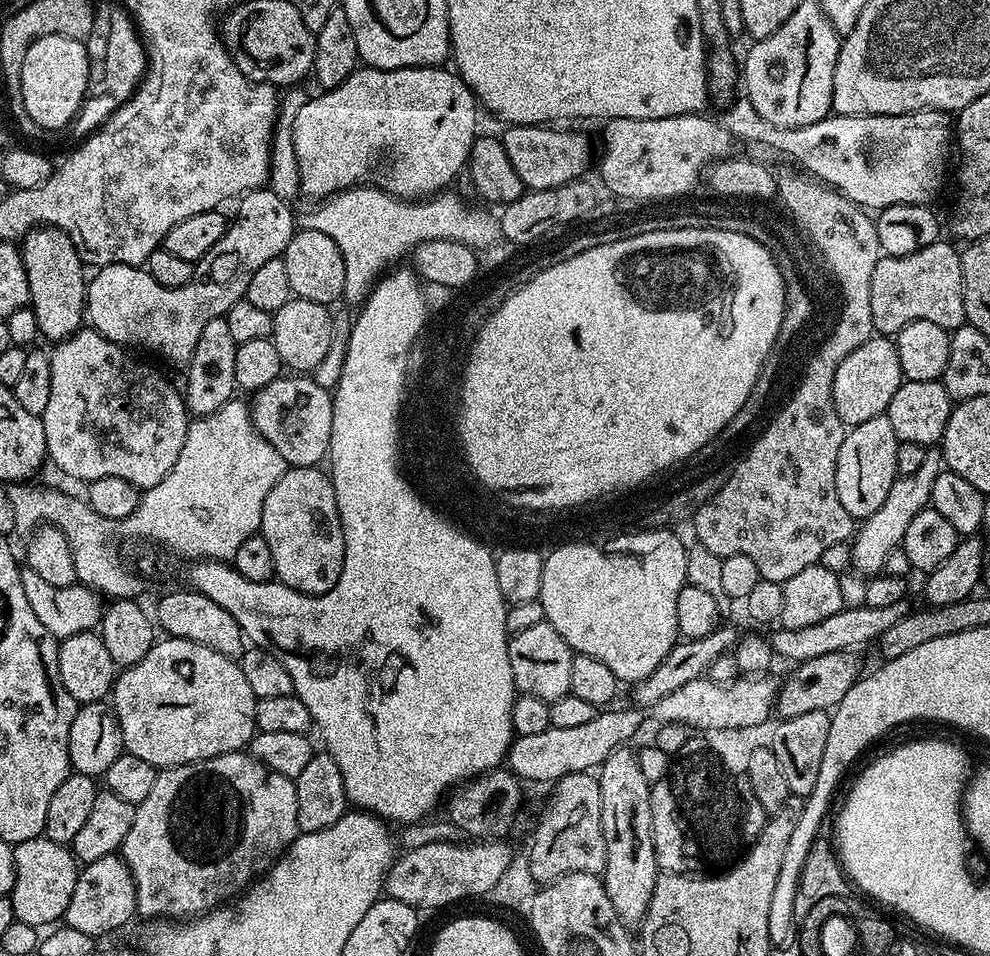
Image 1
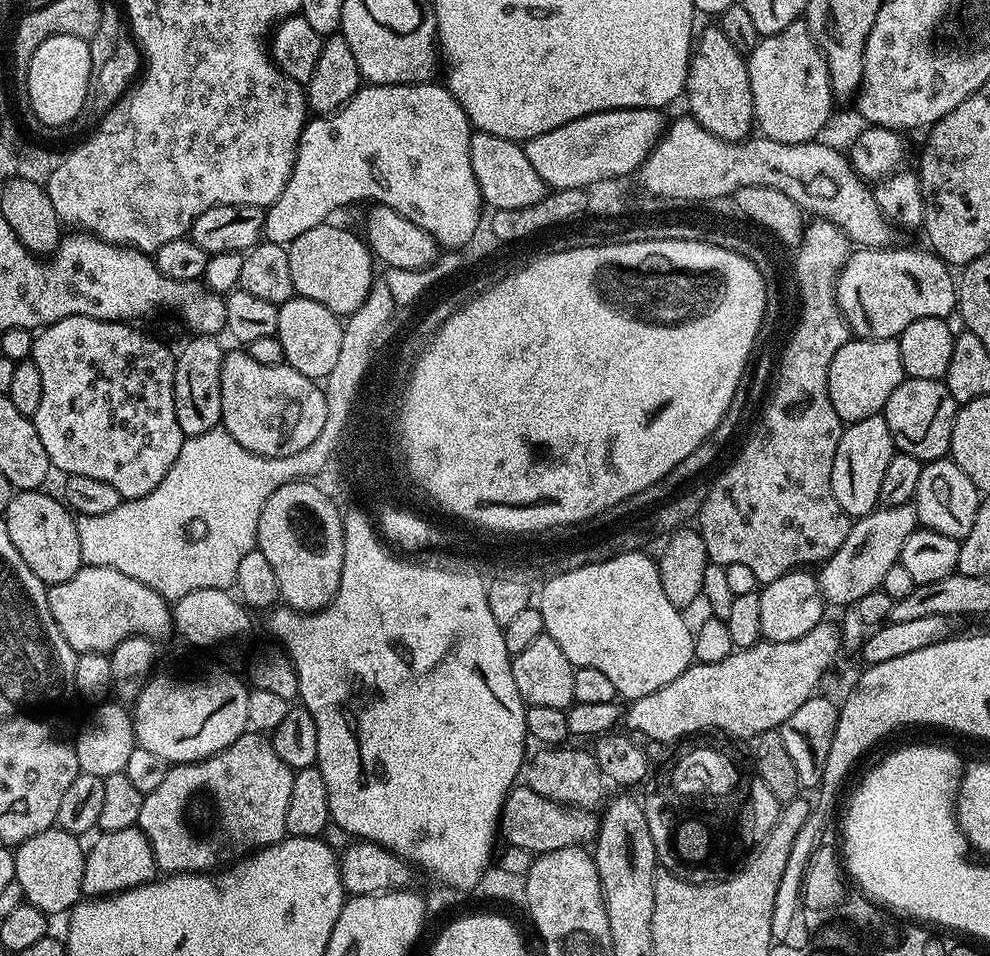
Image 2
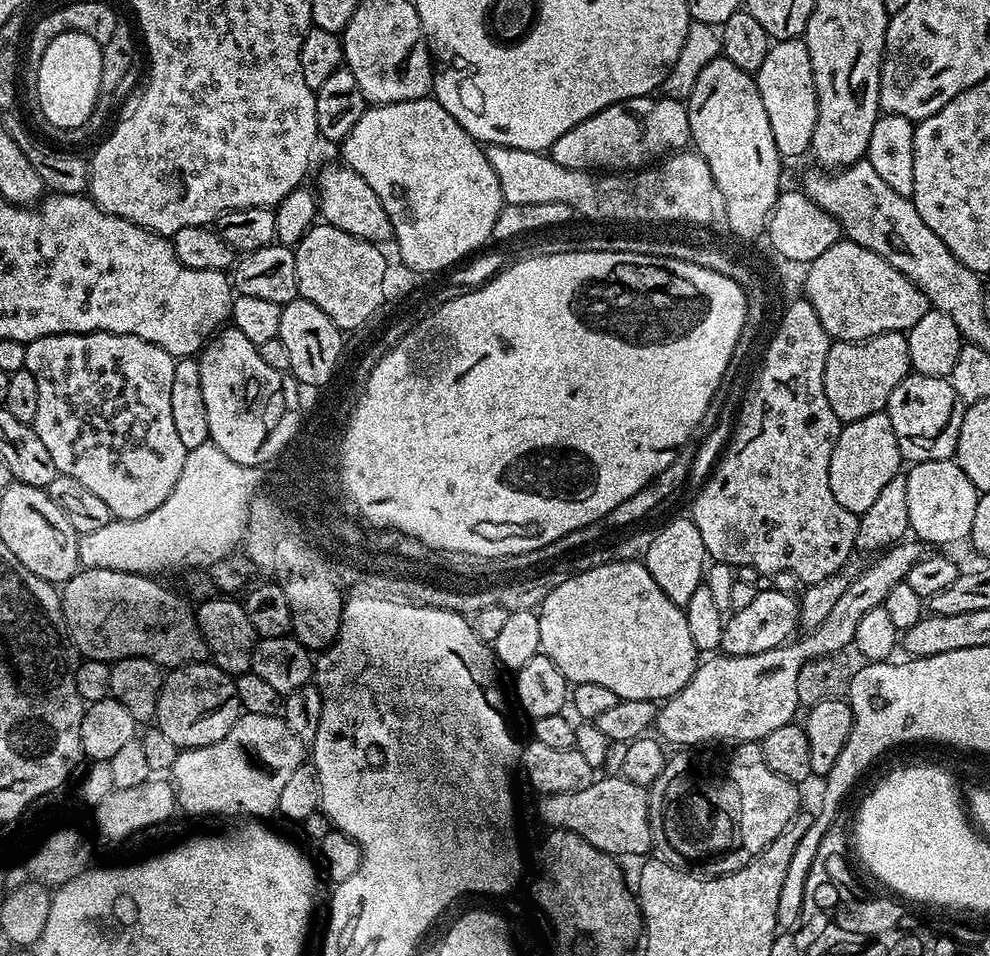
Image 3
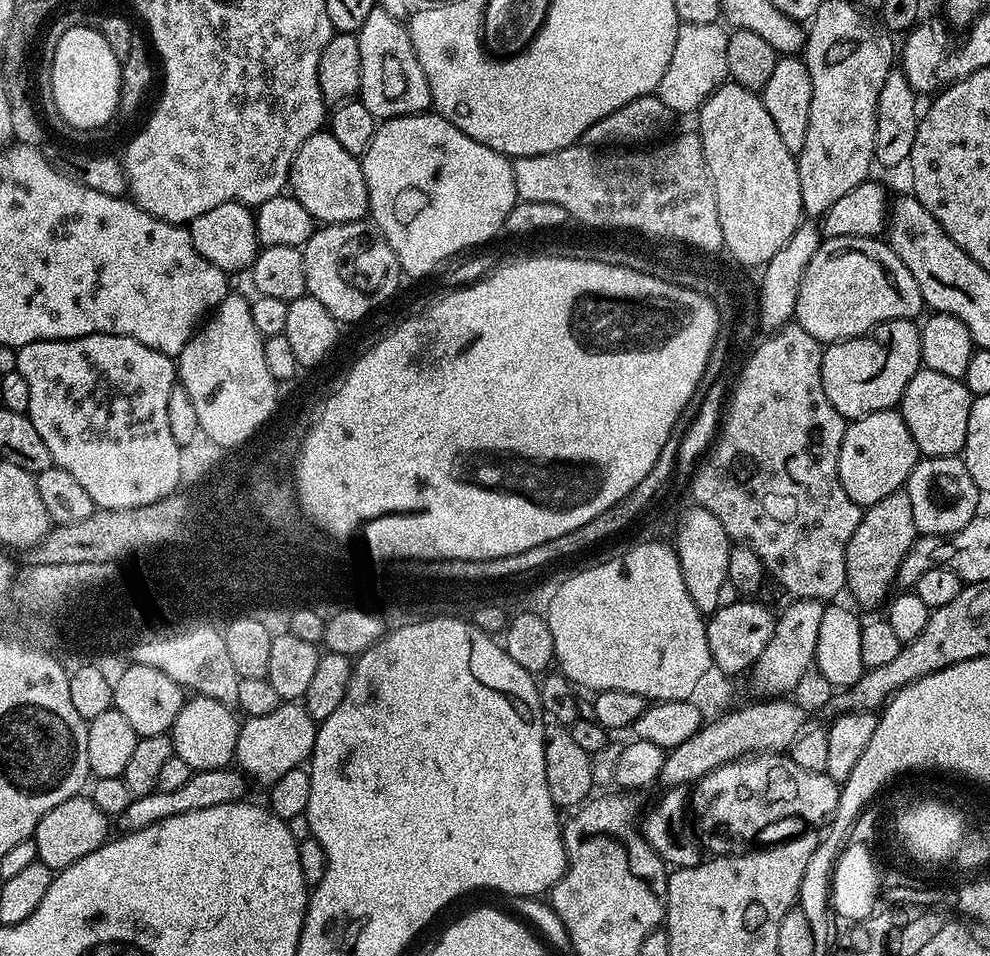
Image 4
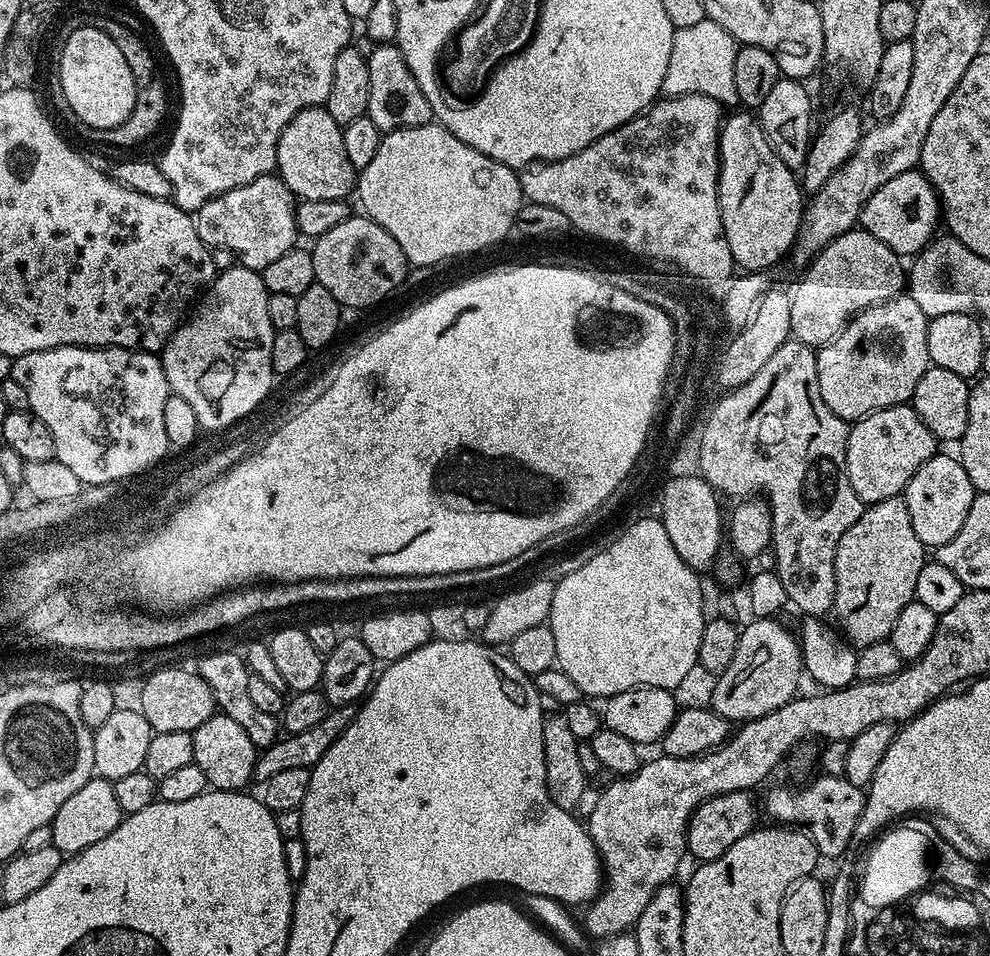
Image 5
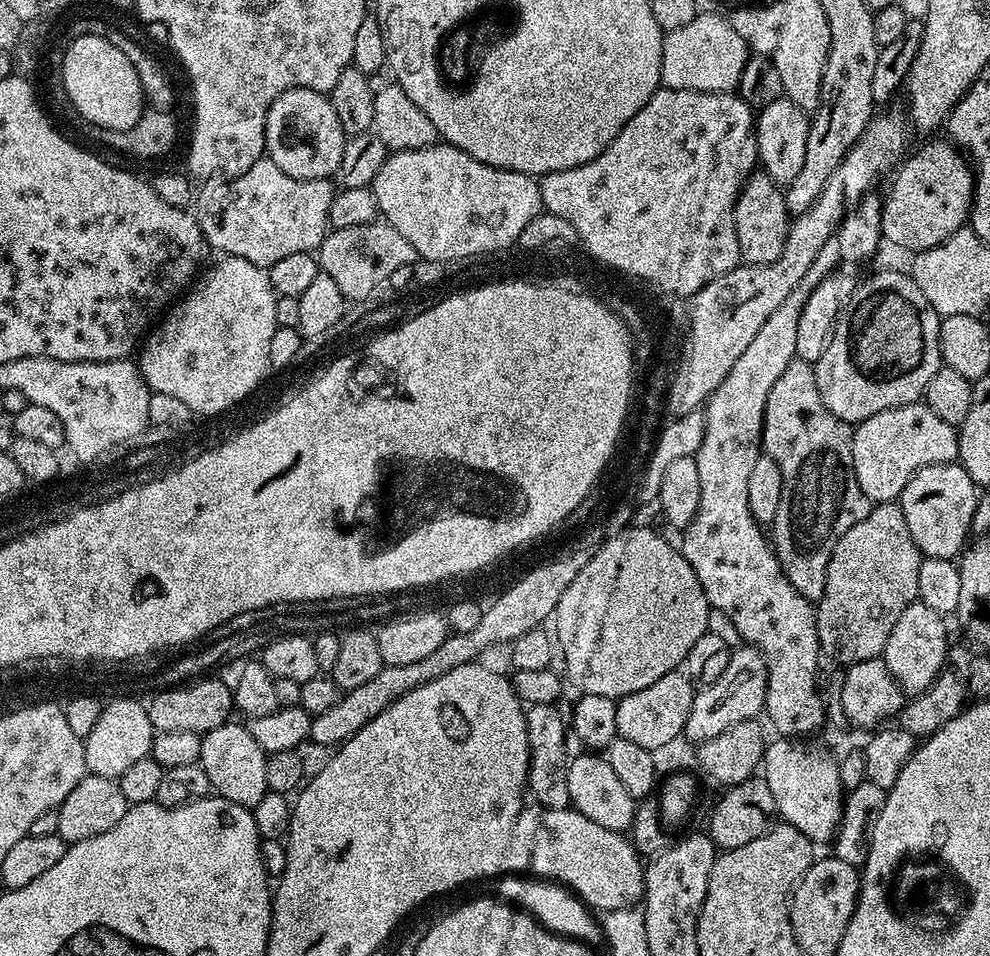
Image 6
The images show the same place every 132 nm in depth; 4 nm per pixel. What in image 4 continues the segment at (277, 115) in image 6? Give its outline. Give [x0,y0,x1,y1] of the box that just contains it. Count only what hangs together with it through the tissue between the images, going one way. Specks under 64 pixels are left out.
[288,130,369,225]

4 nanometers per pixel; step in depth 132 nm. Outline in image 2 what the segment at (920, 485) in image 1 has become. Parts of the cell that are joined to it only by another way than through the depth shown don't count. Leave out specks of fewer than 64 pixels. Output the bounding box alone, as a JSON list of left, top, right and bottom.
[819,502,917,606]

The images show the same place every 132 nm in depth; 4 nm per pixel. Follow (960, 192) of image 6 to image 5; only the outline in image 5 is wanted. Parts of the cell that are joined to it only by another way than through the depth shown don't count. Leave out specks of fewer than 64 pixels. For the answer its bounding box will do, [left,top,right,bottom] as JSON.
[859,170,942,258]

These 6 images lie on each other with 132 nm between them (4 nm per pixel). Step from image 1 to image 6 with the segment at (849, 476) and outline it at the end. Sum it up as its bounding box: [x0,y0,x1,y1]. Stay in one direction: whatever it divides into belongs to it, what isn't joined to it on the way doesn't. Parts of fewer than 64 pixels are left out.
[852,402,960,505]

